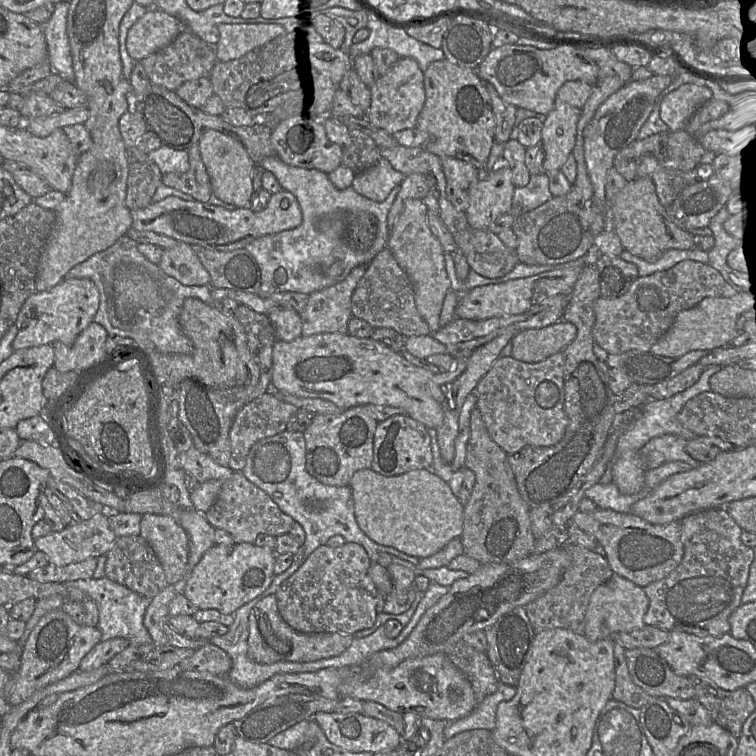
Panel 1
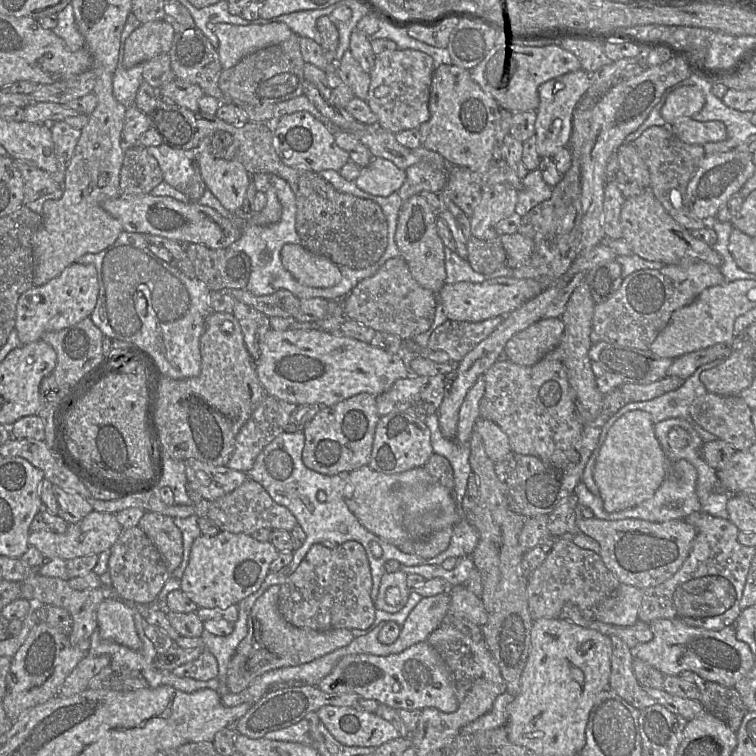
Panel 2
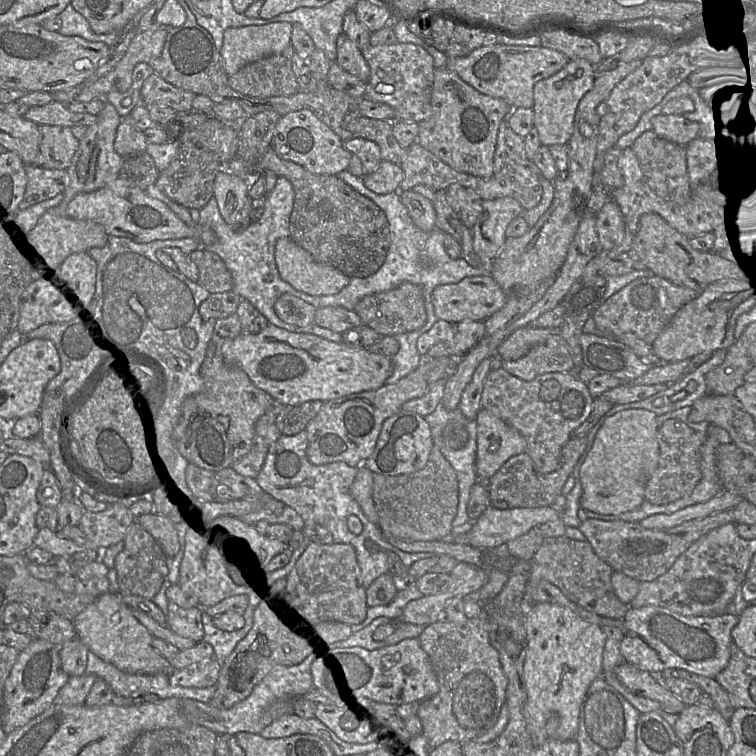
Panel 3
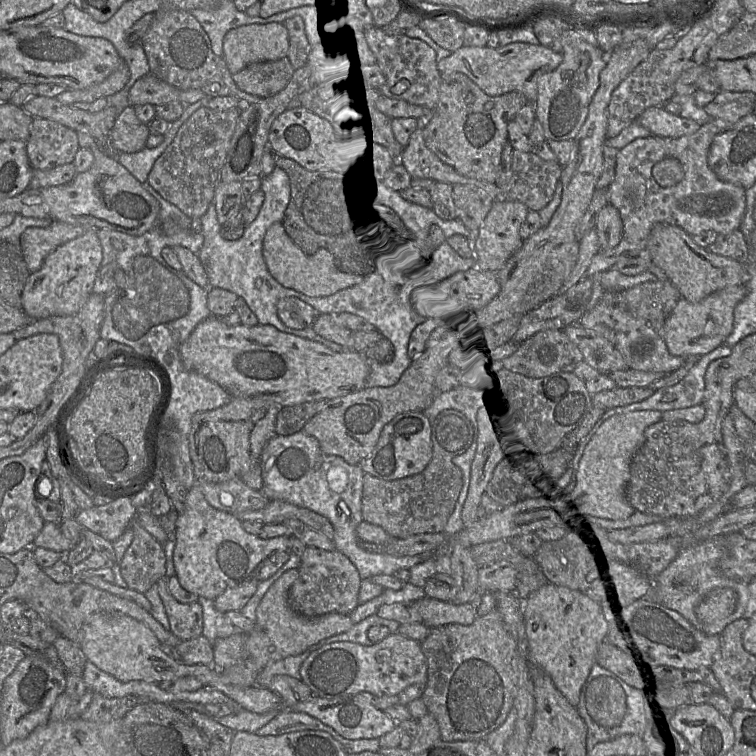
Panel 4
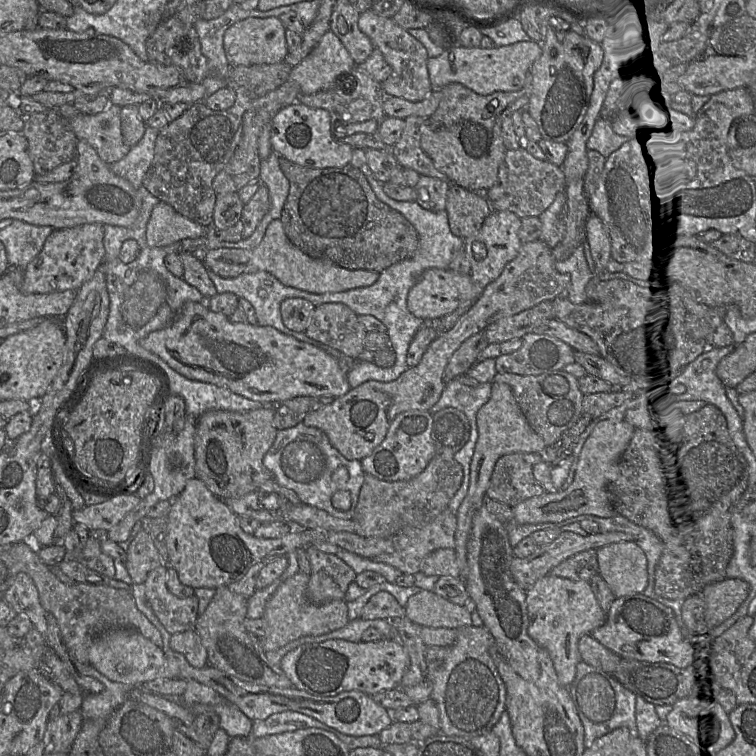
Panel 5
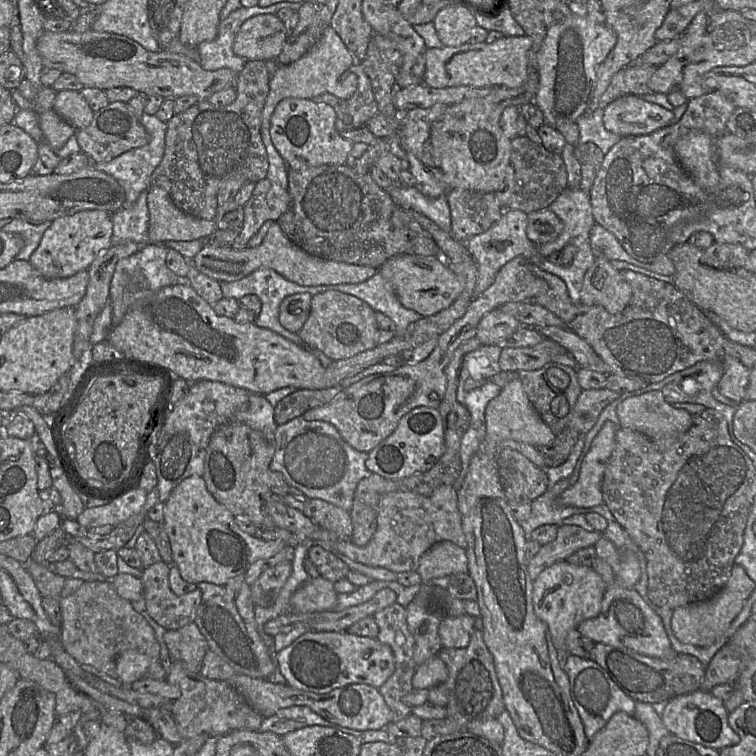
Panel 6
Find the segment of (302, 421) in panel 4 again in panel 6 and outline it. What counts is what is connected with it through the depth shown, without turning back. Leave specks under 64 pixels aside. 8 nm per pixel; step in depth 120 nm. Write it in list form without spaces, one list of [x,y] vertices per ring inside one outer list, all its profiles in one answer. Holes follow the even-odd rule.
[[[340,385],[320,390],[297,390],[275,407],[275,422],[280,426],[303,417],[307,411],[331,403],[342,391]]]

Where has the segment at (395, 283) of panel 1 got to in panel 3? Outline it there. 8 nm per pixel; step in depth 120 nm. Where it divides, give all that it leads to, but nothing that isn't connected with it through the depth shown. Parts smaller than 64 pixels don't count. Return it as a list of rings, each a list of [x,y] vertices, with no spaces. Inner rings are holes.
[[[403,283],[392,290],[366,296],[357,303],[354,311],[363,325],[372,328],[381,337],[419,330],[427,320],[422,288],[412,283]]]

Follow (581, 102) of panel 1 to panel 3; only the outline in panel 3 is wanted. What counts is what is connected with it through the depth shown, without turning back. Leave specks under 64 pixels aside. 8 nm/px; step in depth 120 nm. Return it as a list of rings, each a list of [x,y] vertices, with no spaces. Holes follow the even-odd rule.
[[[584,59],[570,60],[556,74],[534,86],[534,127],[543,146],[567,144],[574,130],[575,113],[582,97],[593,87],[594,65]]]

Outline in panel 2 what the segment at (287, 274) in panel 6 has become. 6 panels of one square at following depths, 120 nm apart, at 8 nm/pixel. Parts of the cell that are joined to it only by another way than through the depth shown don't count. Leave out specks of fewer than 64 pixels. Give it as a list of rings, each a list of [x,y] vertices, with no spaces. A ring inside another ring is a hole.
[[[285,244],[280,255],[284,268],[302,285],[329,288],[342,279],[337,265],[324,256],[308,251],[301,244]]]

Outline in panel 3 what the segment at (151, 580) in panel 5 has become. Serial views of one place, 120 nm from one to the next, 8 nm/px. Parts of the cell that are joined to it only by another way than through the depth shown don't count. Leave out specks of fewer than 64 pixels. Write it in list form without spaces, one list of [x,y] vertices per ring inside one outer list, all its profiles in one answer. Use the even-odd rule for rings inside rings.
[[[168,601],[166,624],[179,636],[189,638],[196,643],[203,641],[204,630],[199,606],[184,609]]]

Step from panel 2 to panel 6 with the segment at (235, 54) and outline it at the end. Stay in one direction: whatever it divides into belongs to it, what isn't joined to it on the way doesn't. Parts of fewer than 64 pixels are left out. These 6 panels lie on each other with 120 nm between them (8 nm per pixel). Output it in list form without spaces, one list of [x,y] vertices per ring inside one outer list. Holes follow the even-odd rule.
[[[276,14],[257,15],[240,27],[233,52],[246,61],[277,61],[287,37],[285,25]]]

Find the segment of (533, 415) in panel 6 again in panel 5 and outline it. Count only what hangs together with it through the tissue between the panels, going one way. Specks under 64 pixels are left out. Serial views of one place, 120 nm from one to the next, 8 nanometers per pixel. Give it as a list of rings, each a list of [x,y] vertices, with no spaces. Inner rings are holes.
[[[492,382],[490,399],[477,413],[478,440],[470,465],[470,481],[468,494],[457,512],[457,528],[455,532],[455,547],[459,578],[465,582],[469,574],[467,559],[468,542],[471,536],[473,517],[484,505],[486,492],[496,462],[504,455],[511,453],[540,453],[546,444],[529,425],[524,417],[512,389],[505,383]]]

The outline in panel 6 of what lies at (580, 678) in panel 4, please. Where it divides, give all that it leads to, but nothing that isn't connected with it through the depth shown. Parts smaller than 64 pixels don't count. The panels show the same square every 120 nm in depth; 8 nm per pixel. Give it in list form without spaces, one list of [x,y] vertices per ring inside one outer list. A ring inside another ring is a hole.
[[[566,560],[555,563],[541,572],[531,584],[531,599],[535,614],[548,626],[552,643],[560,660],[571,655],[566,637],[584,620],[597,617],[606,591],[602,578],[592,567],[572,565]]]

